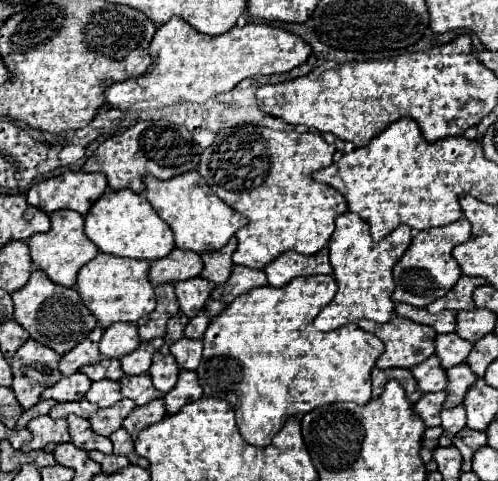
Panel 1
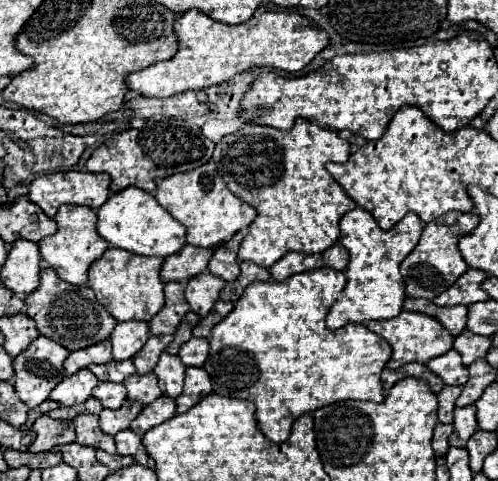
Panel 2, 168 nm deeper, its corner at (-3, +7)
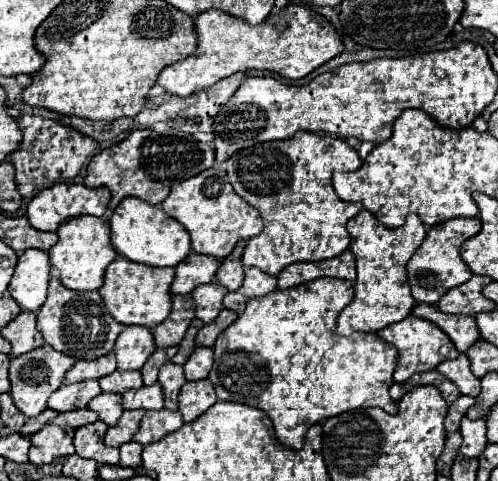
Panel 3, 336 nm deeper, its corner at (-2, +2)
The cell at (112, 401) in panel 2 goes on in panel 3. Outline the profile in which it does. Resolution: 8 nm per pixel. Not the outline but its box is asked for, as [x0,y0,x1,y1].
[87,394,123,426]

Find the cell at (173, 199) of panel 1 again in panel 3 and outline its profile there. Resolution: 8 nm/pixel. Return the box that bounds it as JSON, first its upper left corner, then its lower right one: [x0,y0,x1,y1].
[161,168,263,258]

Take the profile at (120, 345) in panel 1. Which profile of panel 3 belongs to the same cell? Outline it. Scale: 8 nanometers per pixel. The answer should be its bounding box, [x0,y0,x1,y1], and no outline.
[115,326,155,370]

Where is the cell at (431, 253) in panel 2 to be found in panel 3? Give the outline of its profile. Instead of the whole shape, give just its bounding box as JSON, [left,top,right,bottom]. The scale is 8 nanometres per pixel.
[407,218,481,304]

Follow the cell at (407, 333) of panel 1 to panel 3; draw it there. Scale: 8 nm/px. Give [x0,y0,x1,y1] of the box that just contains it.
[377,316,459,382]

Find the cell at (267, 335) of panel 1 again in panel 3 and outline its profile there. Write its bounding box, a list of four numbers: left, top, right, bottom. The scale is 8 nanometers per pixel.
[209,278,397,450]

